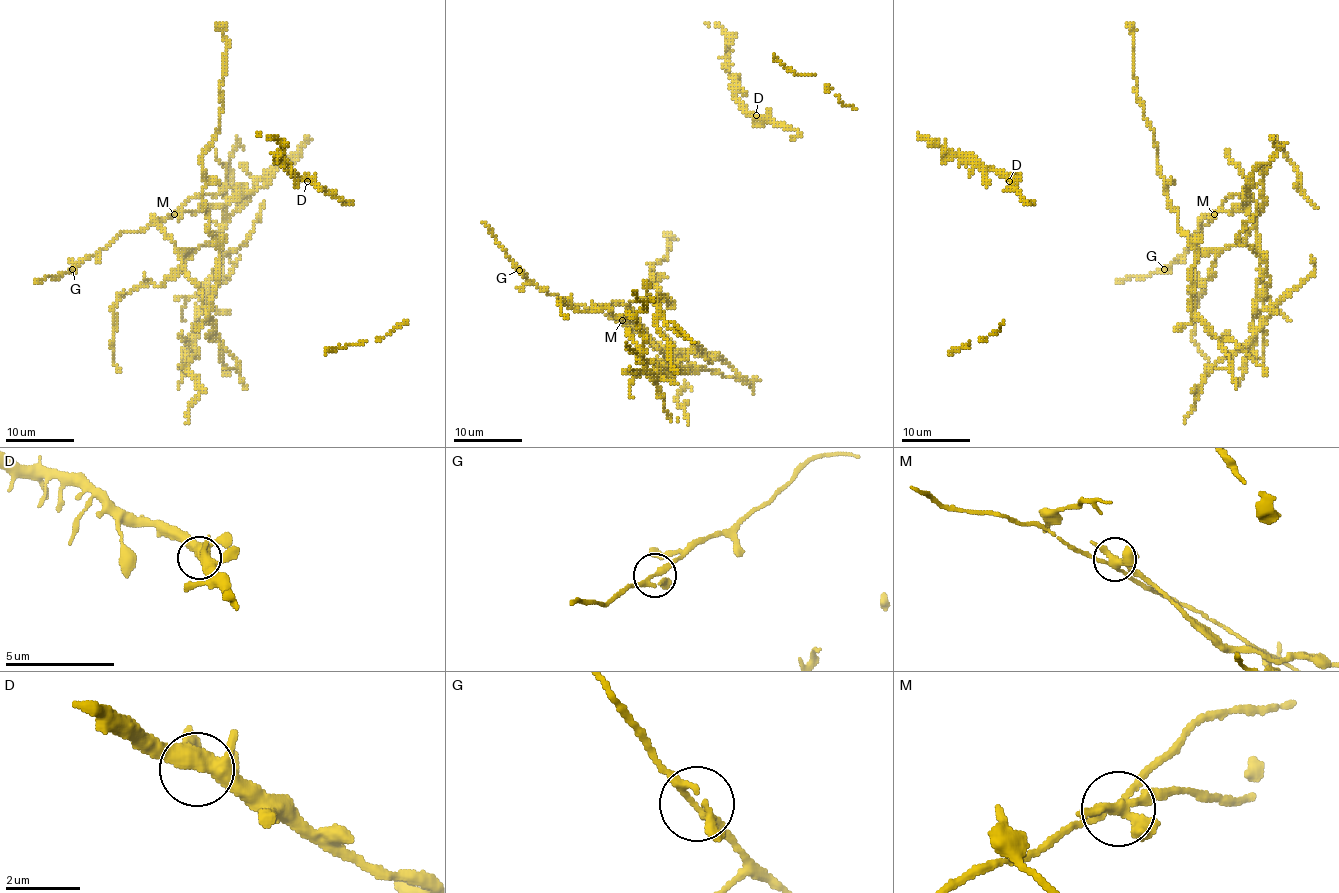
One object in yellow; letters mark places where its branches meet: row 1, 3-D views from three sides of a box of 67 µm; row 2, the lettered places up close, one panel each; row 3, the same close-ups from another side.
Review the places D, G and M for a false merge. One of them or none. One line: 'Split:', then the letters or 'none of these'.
Split: M

